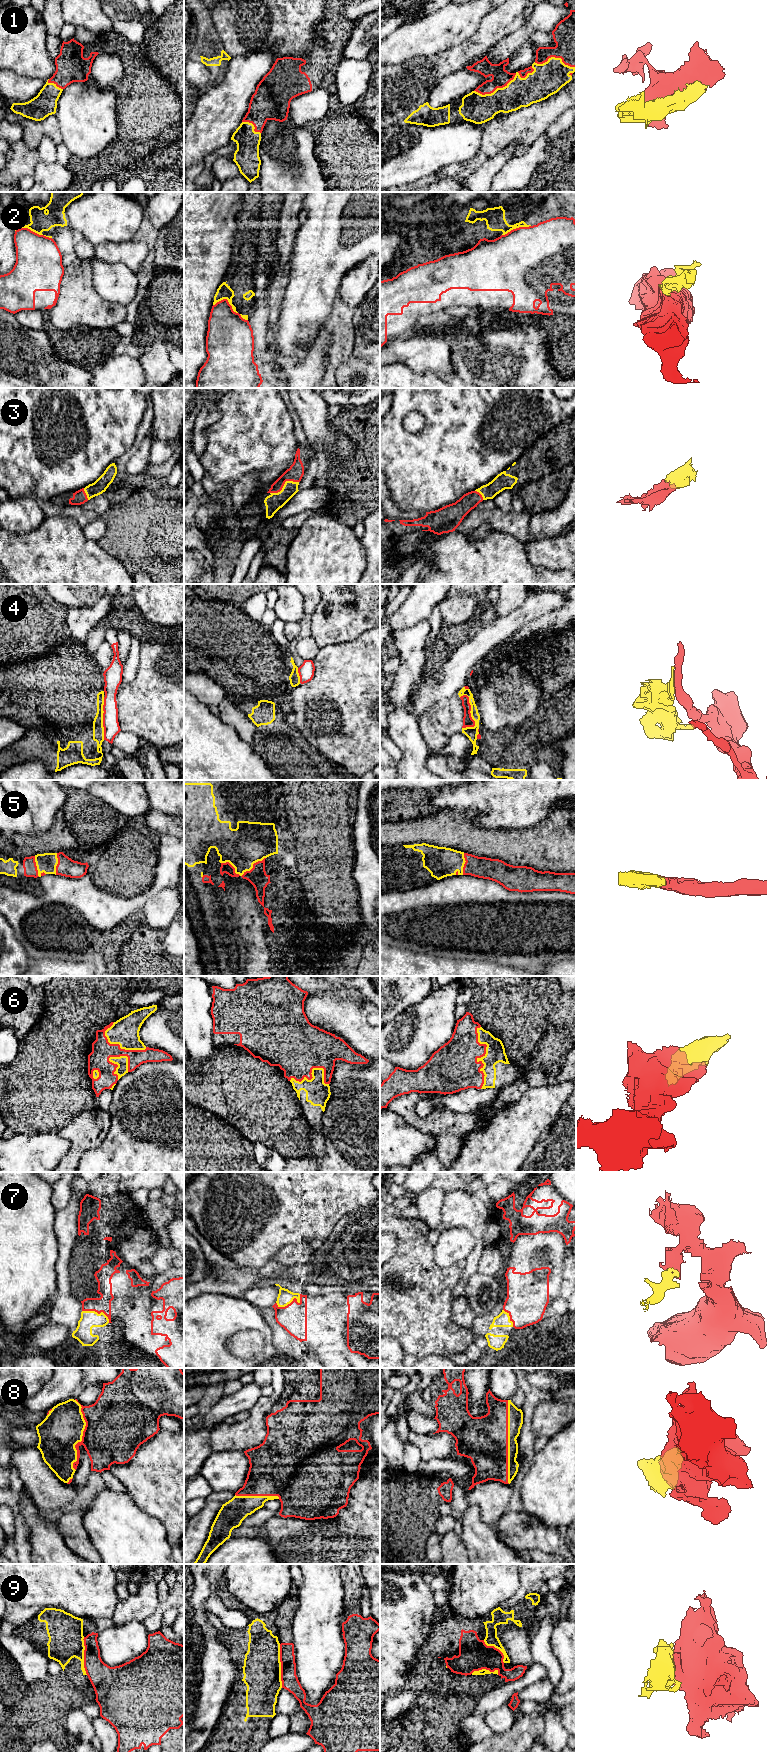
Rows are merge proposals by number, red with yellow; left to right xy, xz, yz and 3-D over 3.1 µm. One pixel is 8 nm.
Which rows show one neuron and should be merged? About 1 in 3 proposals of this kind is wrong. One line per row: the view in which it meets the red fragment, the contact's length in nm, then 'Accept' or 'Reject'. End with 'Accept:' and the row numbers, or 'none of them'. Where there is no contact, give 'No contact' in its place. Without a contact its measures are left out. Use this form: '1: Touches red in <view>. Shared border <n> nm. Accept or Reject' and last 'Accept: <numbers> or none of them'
1: Touches red in yz. Shared border 500 nm. Accept
2: Touches red in xy. Shared border 300 nm. Reject
3: Touches red in xz. Shared border 260 nm. Accept
4: Touches red in yz. Shared border 280 nm. Reject
5: Touches red in xz. Shared border 360 nm. Accept
6: Touches red in yz. Shared border 500 nm. Accept
7: Touches red in xz. Shared border 220 nm. Accept
8: Touches red in yz. Shared border 650 nm. Accept
9: Touches red in xz. Shared border 360 nm. Accept
Accept: 1, 3, 5, 6, 7, 8, 9

